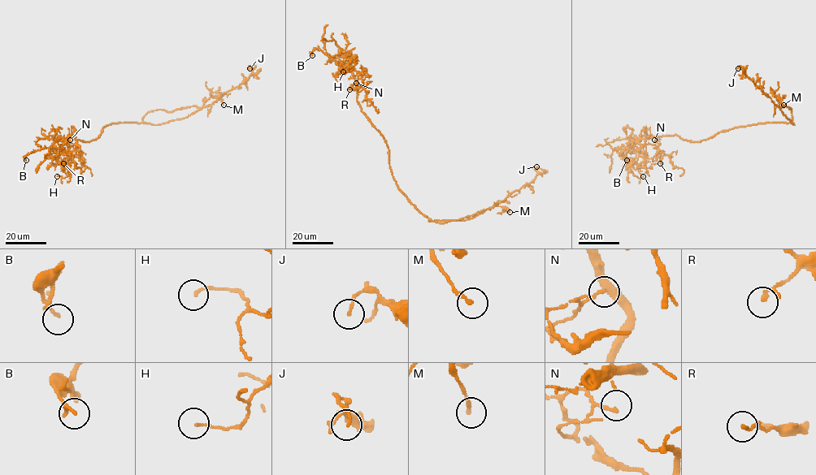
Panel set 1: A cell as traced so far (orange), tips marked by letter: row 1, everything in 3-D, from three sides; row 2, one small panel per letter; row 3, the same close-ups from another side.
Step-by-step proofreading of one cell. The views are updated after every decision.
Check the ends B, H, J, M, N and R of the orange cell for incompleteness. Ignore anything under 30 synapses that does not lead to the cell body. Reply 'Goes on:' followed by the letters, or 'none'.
Goes on: none

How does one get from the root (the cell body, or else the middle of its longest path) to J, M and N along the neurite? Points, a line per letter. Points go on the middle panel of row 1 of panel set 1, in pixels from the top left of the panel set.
J: (393, 177), (397, 188), (421, 213), (435, 222), (445, 222), (493, 207), (529, 183), (538, 174), (536, 166)
M: (393, 177), (397, 188), (406, 198), (435, 222), (445, 222), (462, 218), (496, 205), (507, 208), (510, 212)
N: (393, 177), (387, 142), (357, 100), (359, 84), (351, 67), (361, 75), (362, 84), (351, 87), (356, 83)

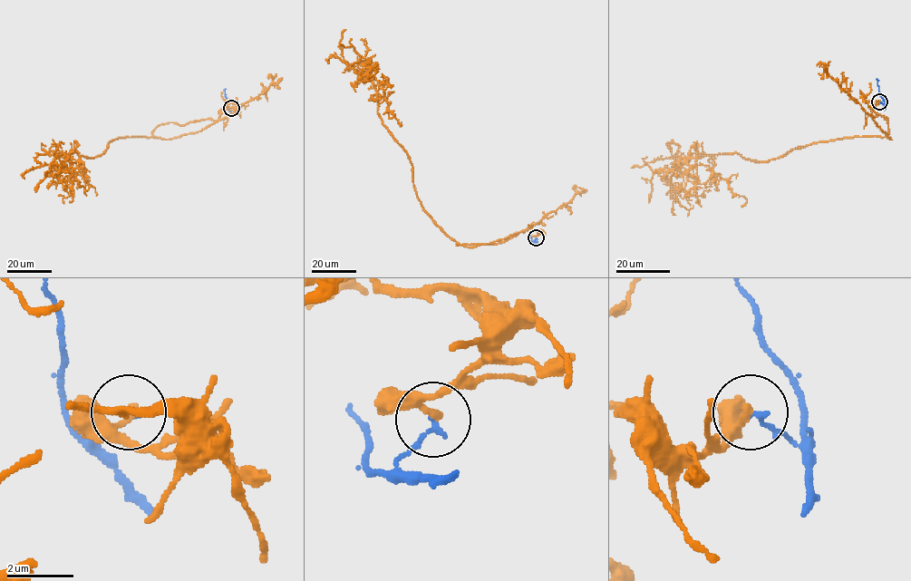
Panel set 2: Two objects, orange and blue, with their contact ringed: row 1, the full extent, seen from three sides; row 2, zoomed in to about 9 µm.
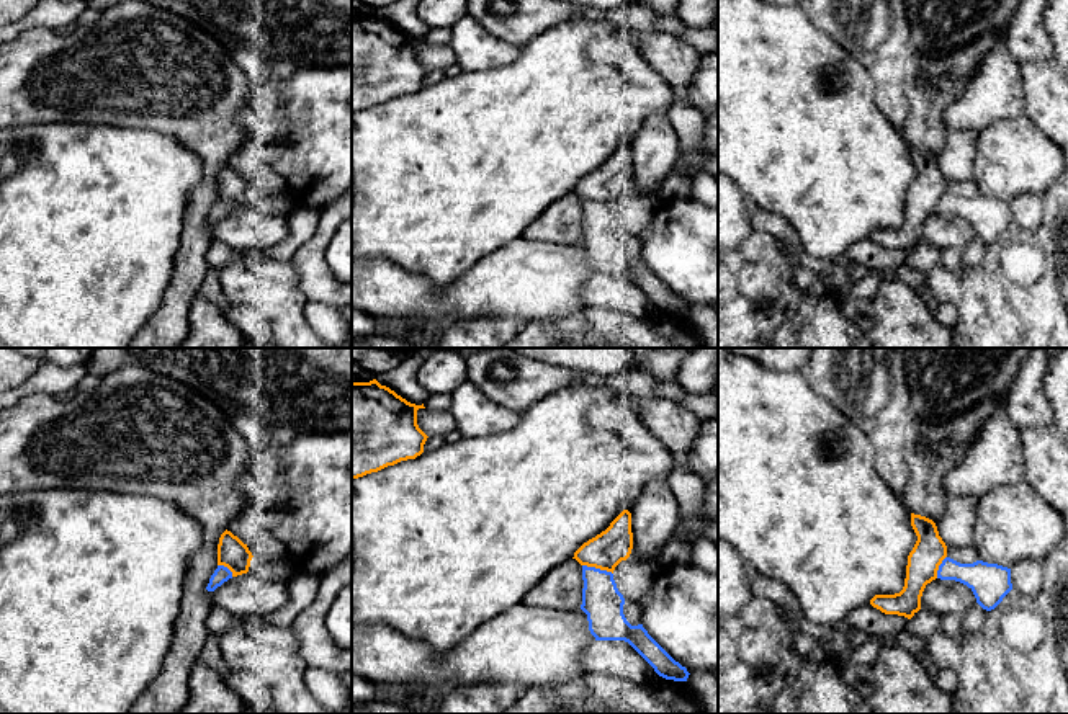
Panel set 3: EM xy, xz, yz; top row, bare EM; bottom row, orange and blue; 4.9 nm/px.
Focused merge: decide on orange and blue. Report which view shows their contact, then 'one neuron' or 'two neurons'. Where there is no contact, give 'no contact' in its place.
xz | two neurons

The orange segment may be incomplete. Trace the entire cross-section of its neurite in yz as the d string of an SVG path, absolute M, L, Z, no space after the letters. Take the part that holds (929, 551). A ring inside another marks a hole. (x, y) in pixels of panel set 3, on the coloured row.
M911 513L911 526L918 536L908 556L904 587L895 595L875 595L870 605L885 614L911 619L921 609L921 596L927 583L937 578L937 570L947 557L947 546L932 520Z

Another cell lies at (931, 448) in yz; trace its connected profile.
M1001 394L942 422L913 413L901 449L909 469L901 497L909 513L926 516L936 524L940 521L949 503L942 489L944 477L960 462L981 425L1004 404L1006 394Z

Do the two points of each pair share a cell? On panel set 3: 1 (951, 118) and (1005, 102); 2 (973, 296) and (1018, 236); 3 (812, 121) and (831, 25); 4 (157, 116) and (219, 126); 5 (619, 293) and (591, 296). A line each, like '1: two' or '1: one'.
1: one
2: one
3: two
4: one
5: one

